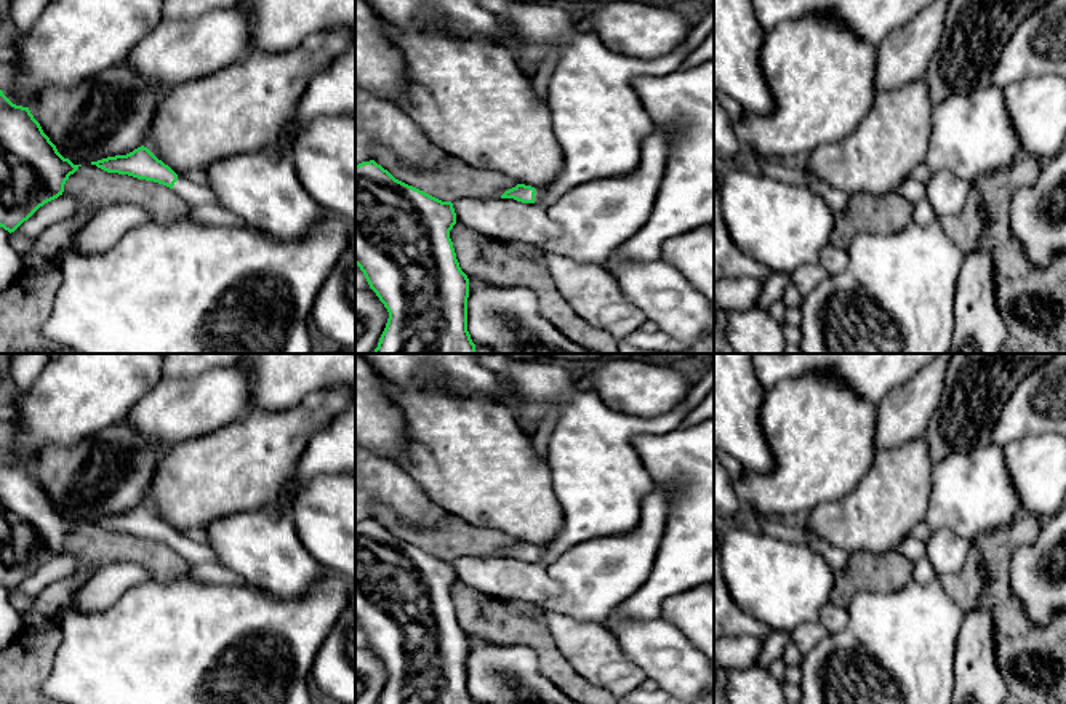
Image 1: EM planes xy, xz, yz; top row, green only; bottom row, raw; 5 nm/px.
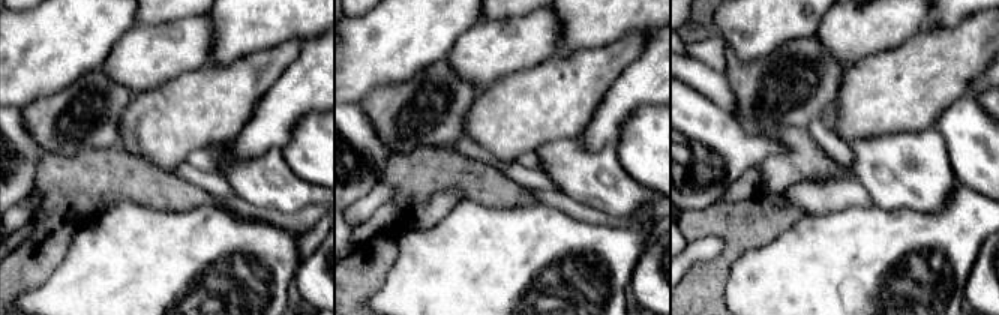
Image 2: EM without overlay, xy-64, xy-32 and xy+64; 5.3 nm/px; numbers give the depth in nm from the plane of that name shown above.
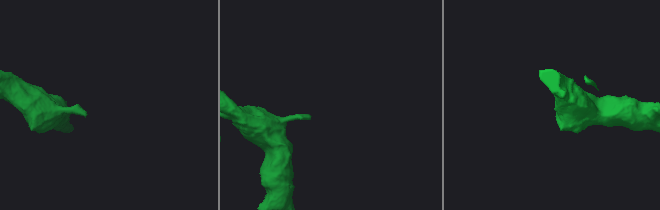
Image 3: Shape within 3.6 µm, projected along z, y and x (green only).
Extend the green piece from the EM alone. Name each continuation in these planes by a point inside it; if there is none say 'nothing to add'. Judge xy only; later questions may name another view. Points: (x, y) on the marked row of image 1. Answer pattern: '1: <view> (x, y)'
1: xy (194, 194)

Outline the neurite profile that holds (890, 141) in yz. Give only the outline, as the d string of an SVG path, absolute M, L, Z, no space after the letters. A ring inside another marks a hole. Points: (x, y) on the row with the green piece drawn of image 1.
M924 77L896 90L879 91L852 134L818 146L797 165L850 195L896 192L924 160L932 112Z

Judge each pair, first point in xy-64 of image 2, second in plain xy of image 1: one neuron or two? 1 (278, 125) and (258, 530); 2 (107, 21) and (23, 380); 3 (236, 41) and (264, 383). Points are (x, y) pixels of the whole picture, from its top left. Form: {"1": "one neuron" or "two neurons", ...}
{"1": "two neurons", "2": "two neurons", "3": "one neuron"}

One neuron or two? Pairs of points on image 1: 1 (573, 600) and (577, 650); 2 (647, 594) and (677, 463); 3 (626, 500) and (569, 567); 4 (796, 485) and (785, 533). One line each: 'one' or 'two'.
1: two
2: one
3: two
4: two

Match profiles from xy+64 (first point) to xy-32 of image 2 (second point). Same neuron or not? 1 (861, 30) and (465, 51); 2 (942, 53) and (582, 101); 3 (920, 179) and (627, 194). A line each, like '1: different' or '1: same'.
1: same
2: same
3: same

